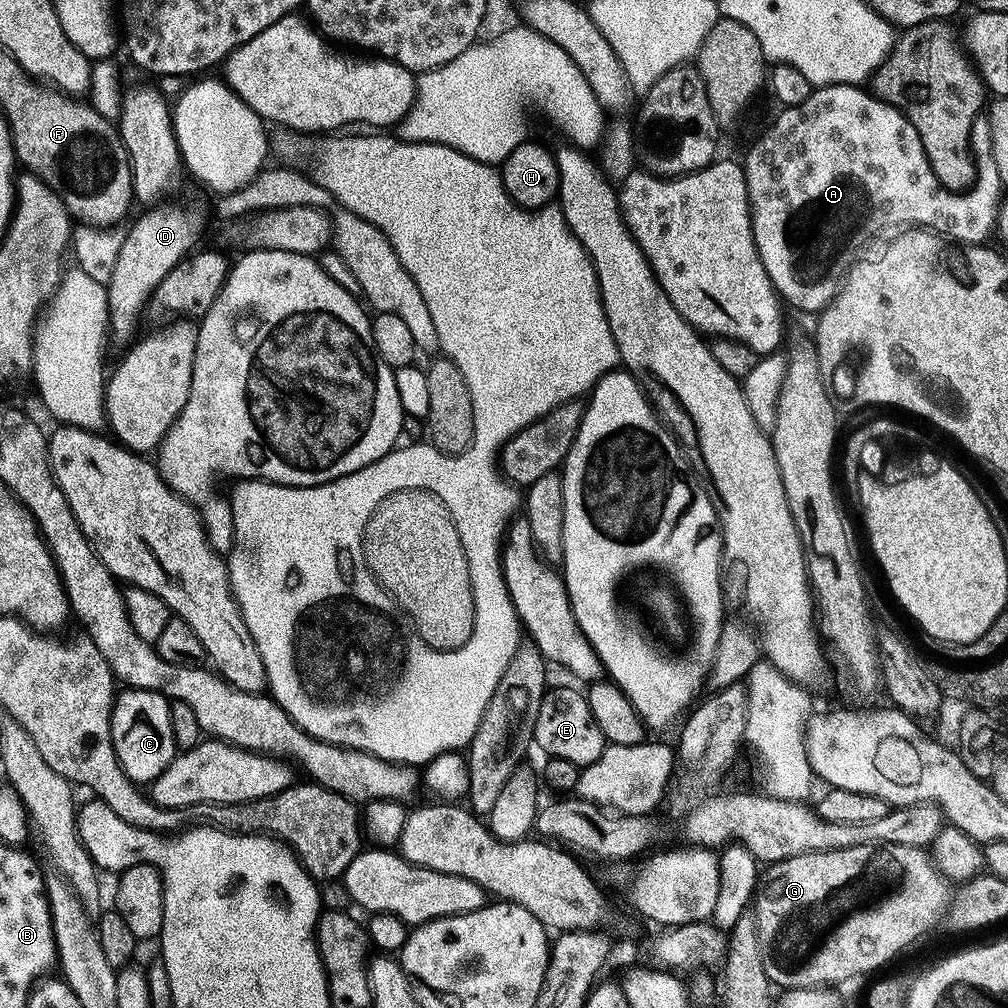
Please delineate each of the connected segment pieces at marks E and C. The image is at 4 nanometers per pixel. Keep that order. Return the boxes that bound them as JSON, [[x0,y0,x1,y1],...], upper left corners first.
[[534,688,606,766],[112,687,178,785]]

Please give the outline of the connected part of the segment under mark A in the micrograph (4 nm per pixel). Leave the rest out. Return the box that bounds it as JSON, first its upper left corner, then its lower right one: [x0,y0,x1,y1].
[742,84,1002,313]

